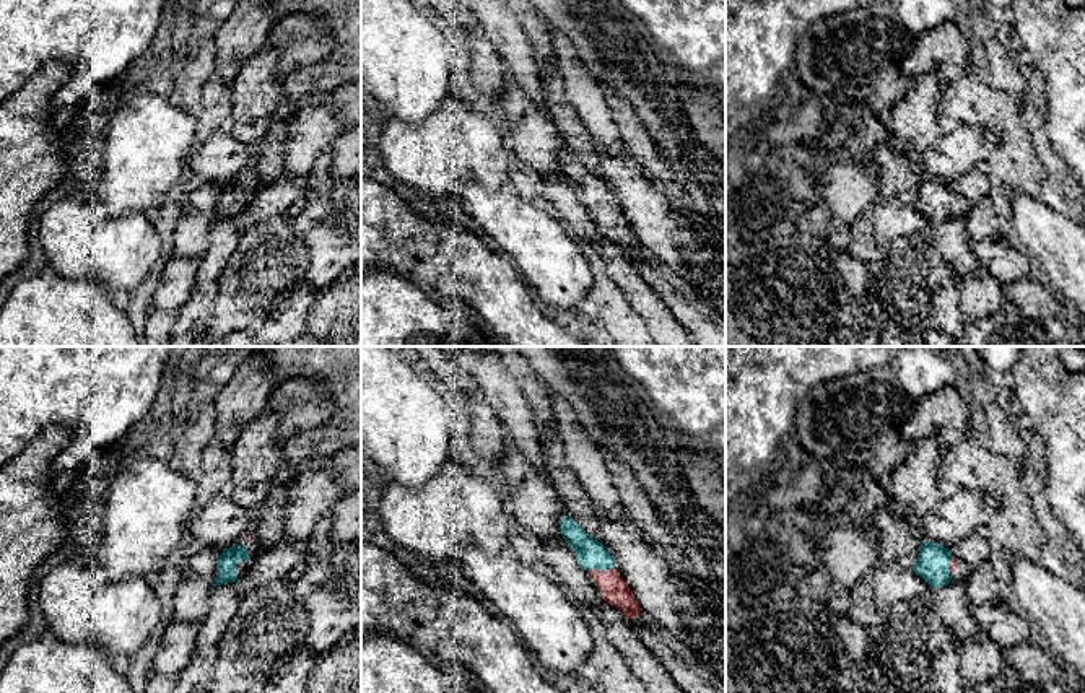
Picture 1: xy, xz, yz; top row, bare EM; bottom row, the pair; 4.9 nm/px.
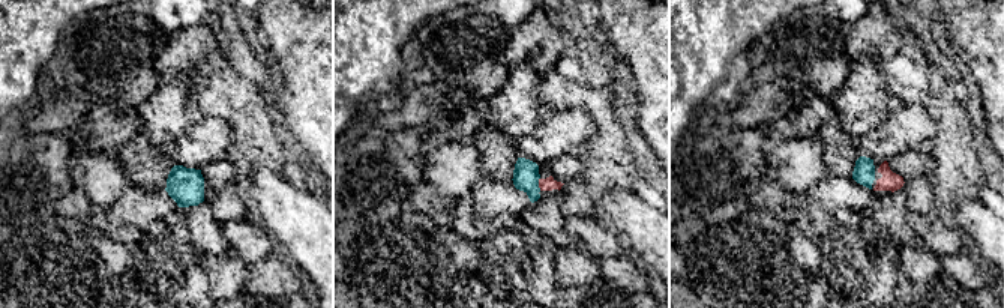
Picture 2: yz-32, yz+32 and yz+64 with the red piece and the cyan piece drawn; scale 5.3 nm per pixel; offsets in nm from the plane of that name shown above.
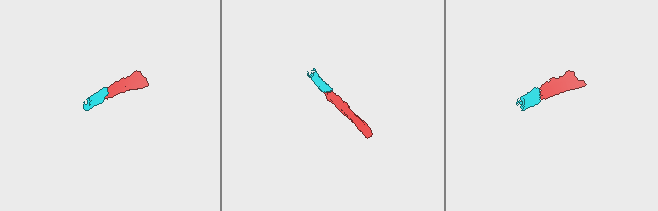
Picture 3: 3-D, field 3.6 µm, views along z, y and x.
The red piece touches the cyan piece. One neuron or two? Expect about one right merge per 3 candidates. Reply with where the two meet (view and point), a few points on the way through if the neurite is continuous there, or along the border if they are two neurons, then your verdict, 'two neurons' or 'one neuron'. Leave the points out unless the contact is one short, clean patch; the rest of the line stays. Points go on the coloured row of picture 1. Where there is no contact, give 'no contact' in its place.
xz (592, 570) | across xz (614, 589), (592, 570), (589, 553) | one neuron

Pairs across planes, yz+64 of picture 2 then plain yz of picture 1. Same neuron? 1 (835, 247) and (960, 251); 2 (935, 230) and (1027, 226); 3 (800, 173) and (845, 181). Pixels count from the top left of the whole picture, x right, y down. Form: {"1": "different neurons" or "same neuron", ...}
{"1": "different neurons", "2": "different neurons", "3": "same neuron"}

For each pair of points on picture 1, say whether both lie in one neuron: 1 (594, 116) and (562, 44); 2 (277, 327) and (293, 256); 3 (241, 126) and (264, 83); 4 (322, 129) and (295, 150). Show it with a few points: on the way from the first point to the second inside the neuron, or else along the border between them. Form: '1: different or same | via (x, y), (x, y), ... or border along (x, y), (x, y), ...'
1: same | via (589, 98), (566, 62)
2: same | via (275, 309), (272, 303), (272, 277), (275, 274)
3: same | via (251, 116), (257, 93)
4: same | via (316, 129), (301, 143)

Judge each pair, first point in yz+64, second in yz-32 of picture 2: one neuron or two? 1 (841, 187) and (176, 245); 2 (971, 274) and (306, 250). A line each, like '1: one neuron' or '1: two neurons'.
1: two neurons
2: two neurons

